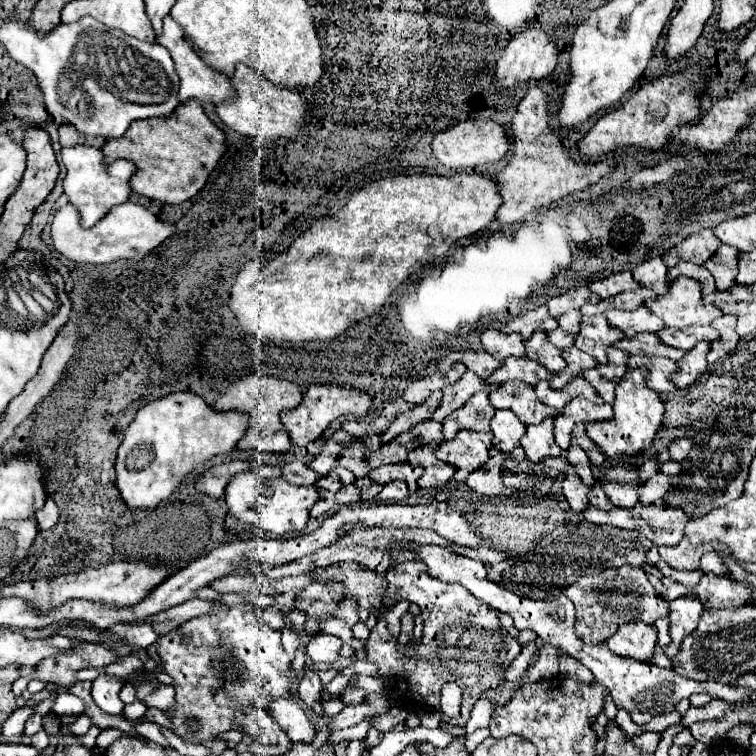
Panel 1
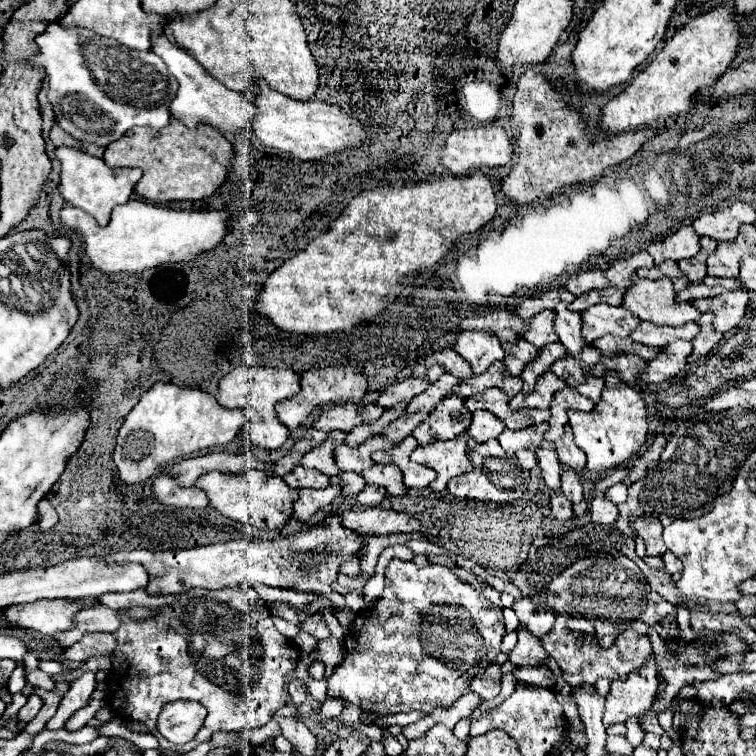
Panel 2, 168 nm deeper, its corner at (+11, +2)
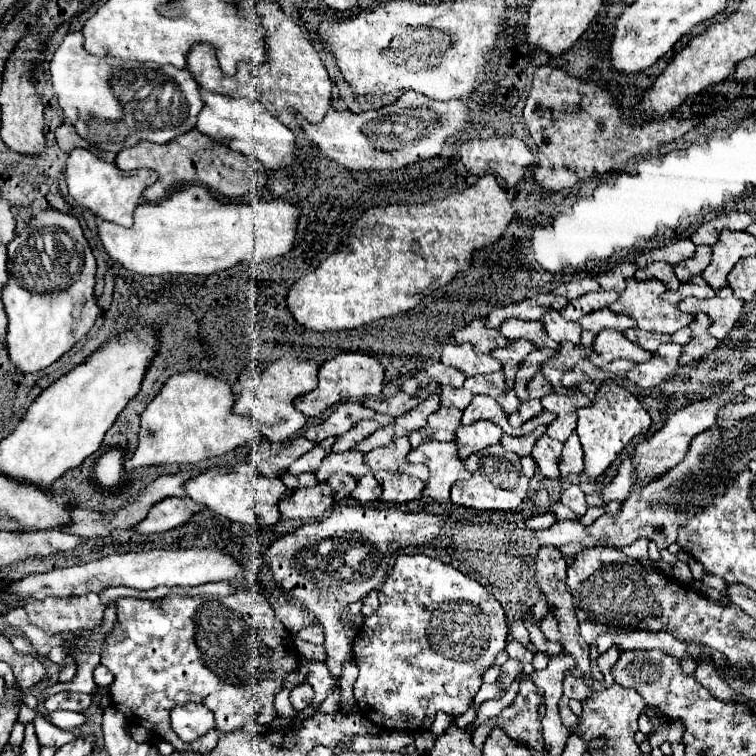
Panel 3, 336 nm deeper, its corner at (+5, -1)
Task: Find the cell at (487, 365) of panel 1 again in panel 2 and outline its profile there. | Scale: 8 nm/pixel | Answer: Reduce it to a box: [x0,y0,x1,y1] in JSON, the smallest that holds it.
[435,348,473,380]

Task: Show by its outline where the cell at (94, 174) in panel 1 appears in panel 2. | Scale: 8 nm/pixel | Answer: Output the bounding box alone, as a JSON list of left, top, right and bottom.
[55,146,143,226]

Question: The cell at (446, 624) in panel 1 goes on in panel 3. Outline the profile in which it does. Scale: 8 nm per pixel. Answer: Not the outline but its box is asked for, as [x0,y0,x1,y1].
[353,555,507,733]

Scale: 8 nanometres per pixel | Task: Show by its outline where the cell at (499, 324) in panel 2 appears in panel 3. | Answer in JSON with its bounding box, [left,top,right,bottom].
[455,319,509,353]

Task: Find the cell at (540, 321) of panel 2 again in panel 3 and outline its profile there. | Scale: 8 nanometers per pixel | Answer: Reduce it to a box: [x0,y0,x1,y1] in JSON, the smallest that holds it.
[499,319,559,349]

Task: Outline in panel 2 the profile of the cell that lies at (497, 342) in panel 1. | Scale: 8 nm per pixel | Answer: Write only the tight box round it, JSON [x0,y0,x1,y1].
[453,330,503,374]

